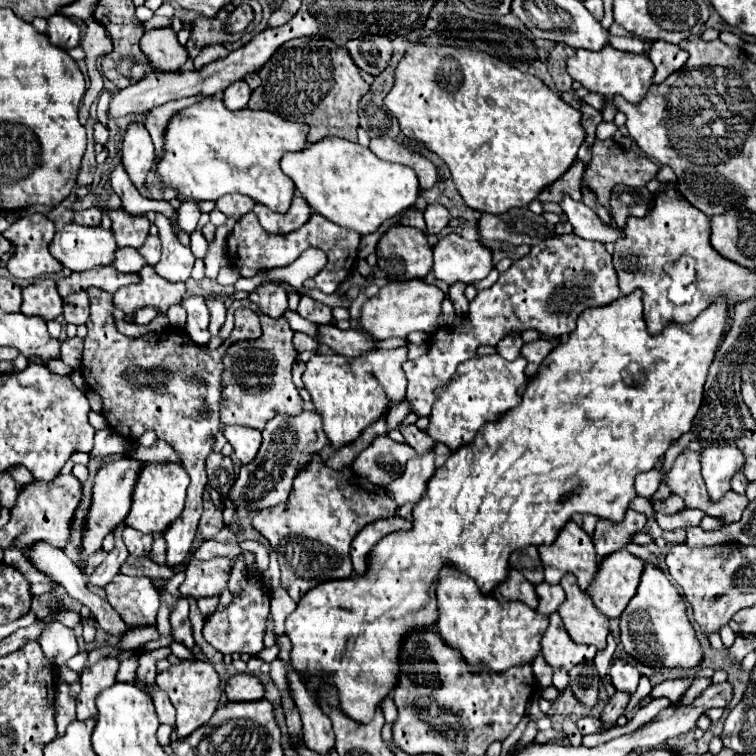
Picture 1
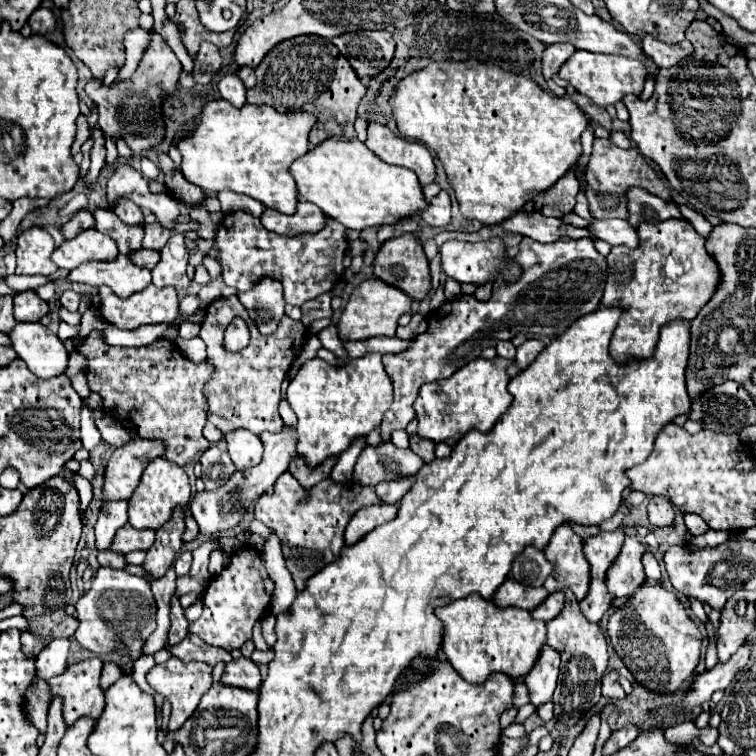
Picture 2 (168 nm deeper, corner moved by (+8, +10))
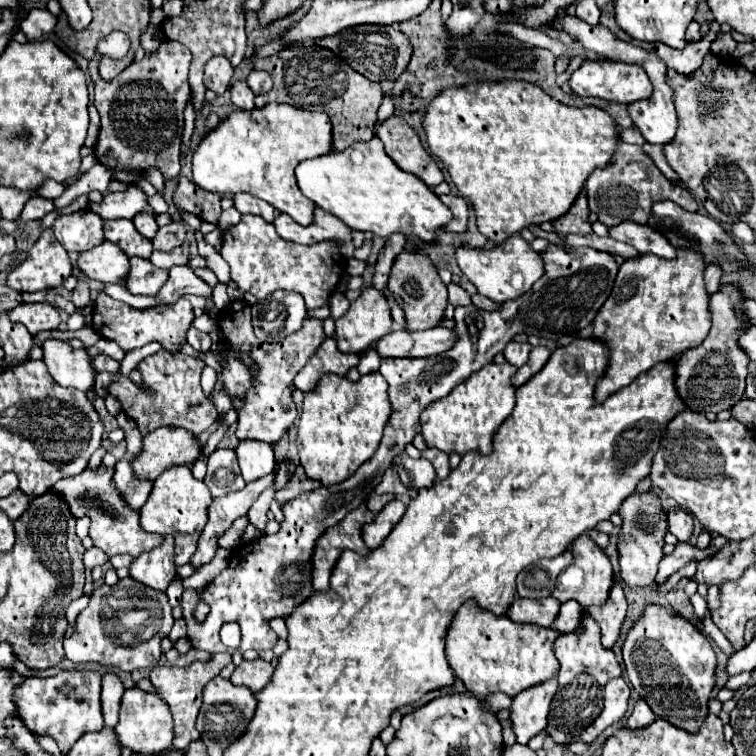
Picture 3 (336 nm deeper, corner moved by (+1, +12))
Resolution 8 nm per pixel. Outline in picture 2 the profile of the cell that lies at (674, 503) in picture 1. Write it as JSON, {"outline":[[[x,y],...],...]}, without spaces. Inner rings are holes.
{"outline":[[[652,496],[648,502],[648,516],[654,526],[668,526],[674,522],[674,506],[666,496]]]}

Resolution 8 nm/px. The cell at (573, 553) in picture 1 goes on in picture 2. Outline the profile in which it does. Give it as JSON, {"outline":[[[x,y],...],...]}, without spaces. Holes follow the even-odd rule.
{"outline":[[[562,524],[554,530],[544,554],[554,566],[544,588],[548,592],[570,588],[576,600],[584,598],[588,592],[588,562],[582,554],[582,538],[576,536],[568,524]]]}

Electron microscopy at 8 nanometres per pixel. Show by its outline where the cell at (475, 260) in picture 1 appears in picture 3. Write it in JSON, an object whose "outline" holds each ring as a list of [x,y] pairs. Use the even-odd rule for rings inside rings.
{"outline":[[[519,234],[509,238],[505,244],[493,248],[491,252],[485,250],[469,250],[459,248],[457,250],[457,262],[461,272],[469,278],[469,282],[477,288],[479,294],[487,296],[489,300],[503,304],[507,300],[515,300],[531,290],[531,286],[543,276],[543,258],[541,254],[533,252],[529,242],[525,242]]]}

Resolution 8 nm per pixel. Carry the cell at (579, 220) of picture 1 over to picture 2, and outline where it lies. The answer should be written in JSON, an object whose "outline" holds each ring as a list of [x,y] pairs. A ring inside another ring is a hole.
{"outline":[[[618,218],[592,220],[588,230],[596,238],[606,240],[610,246],[618,246],[618,244],[624,244],[624,246],[630,246],[630,248],[638,246],[638,234],[626,220],[618,220]]]}

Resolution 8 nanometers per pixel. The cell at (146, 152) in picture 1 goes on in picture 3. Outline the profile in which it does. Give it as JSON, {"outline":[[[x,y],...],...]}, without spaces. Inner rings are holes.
{"outline":[[[129,186],[125,192],[109,192],[103,194],[103,200],[97,204],[89,204],[89,210],[99,214],[103,220],[117,220],[127,218],[133,220],[135,214],[147,208],[147,196],[139,186]]]}

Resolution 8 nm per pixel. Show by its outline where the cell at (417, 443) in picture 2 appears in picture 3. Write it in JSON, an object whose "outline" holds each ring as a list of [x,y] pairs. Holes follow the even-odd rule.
{"outline":[[[427,448],[427,450],[423,450],[421,456],[427,458],[427,460],[433,464],[433,468],[435,468],[435,472],[437,472],[437,478],[443,480],[443,478],[449,476],[451,466],[449,466],[449,456],[447,456],[447,454],[443,454],[443,452],[435,452],[433,448]]]}

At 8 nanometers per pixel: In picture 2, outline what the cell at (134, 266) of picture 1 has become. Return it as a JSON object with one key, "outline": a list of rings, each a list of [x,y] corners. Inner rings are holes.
{"outline":[[[144,248],[132,250],[132,252],[128,254],[128,258],[130,258],[132,262],[136,262],[136,266],[148,268],[148,270],[152,270],[152,266],[160,260],[158,256],[160,256],[160,252],[156,252],[156,250],[144,250]]]}

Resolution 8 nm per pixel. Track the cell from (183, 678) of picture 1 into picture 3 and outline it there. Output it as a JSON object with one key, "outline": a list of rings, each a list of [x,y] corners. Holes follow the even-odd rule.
{"outline":[[[215,654],[211,662],[193,662],[191,666],[185,668],[177,668],[177,666],[155,666],[151,670],[149,680],[153,682],[157,694],[161,696],[163,702],[167,702],[173,720],[175,720],[175,738],[173,738],[173,746],[179,750],[187,750],[189,744],[193,740],[199,740],[199,732],[195,728],[195,720],[201,708],[201,698],[203,698],[203,688],[209,680],[215,678],[215,674],[221,672],[221,668],[225,668],[231,662],[231,654]]]}

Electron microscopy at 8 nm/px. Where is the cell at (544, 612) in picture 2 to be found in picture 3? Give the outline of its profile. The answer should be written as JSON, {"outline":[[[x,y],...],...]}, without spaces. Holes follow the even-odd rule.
{"outline":[[[569,600],[567,604],[561,604],[561,612],[559,612],[559,620],[555,620],[553,628],[559,630],[561,634],[571,634],[571,632],[579,632],[581,620],[585,616],[585,608],[581,604],[575,604],[575,600]]]}

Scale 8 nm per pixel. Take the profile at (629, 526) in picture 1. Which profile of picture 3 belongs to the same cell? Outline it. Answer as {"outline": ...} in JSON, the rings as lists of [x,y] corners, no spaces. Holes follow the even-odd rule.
{"outline":[[[615,580],[615,588],[611,590],[607,604],[603,608],[589,608],[587,612],[601,628],[603,648],[611,650],[619,638],[619,632],[621,632],[621,626],[623,626],[623,620],[627,614],[627,600],[625,600],[619,580]]]}

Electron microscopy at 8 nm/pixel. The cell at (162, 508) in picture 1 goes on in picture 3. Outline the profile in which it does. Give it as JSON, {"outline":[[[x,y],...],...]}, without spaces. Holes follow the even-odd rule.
{"outline":[[[187,466],[169,468],[167,472],[163,472],[163,476],[159,476],[159,480],[153,482],[153,490],[145,506],[141,508],[141,526],[149,533],[162,536],[171,534],[179,542],[179,554],[175,554],[175,564],[183,566],[191,560],[197,548],[197,540],[207,524],[207,508],[211,500],[211,492],[205,482],[195,480]]]}

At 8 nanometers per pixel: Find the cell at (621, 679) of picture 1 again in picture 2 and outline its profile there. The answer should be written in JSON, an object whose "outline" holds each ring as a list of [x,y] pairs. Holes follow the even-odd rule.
{"outline":[[[610,670],[610,672],[606,672],[604,678],[602,678],[602,694],[608,696],[610,700],[614,700],[614,702],[616,702],[616,700],[622,700],[622,698],[626,696],[622,684],[618,682],[618,676],[620,676],[618,670]]]}

